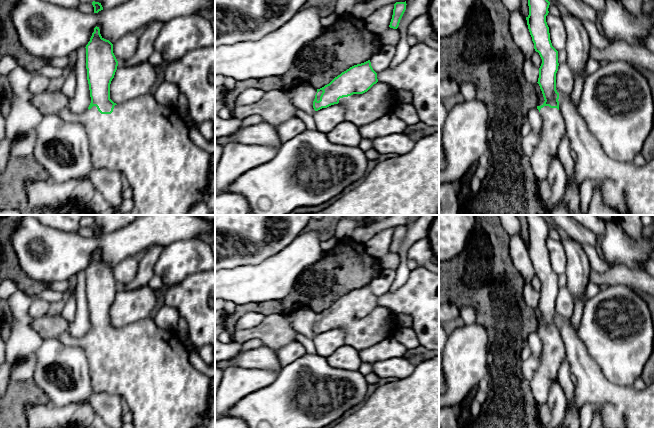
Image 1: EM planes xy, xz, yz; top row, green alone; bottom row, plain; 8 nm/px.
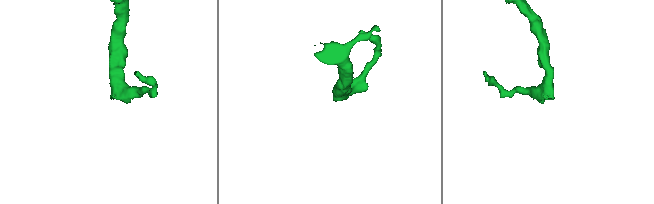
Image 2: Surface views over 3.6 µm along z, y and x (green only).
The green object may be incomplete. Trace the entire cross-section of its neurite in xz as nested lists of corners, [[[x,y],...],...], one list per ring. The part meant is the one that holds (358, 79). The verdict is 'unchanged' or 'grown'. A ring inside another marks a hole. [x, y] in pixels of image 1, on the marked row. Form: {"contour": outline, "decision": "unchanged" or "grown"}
{"contour": [[[370,60],[354,65],[335,77],[329,84],[317,89],[313,108],[318,111],[331,105],[341,103],[345,107],[345,120],[359,128],[391,113],[389,98],[395,89],[379,82]]], "decision": "grown"}

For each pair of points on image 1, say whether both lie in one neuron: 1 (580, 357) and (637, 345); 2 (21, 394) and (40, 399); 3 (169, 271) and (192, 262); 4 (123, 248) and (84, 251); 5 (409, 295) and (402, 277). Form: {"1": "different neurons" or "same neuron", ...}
{"1": "different neurons", "2": "same neuron", "3": "same neuron", "4": "same neuron", "5": "different neurons"}

